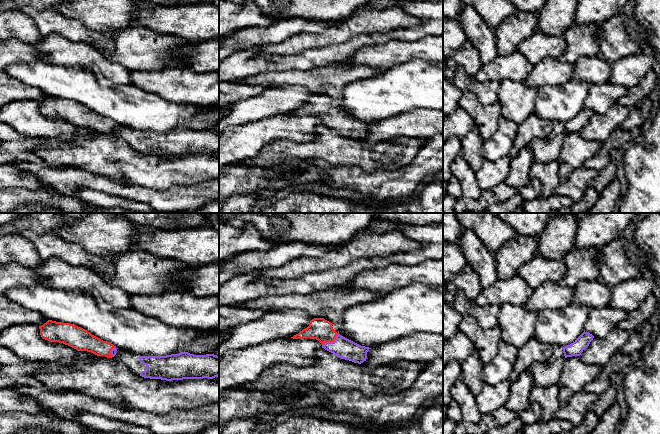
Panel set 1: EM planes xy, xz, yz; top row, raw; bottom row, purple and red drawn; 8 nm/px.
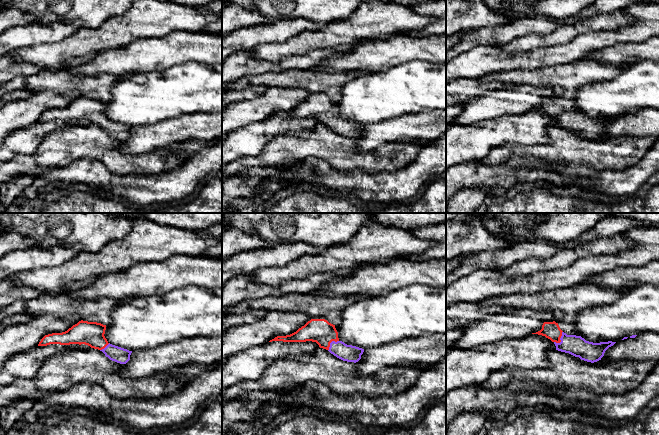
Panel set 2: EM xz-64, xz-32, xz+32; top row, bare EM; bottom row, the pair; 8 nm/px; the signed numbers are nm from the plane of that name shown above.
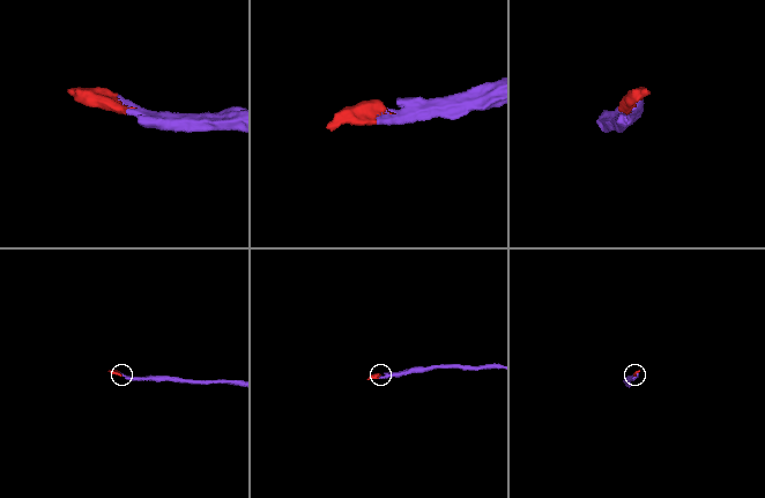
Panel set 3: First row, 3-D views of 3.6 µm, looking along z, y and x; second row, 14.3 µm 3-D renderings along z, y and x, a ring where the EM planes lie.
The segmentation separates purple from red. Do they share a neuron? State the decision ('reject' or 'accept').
accept

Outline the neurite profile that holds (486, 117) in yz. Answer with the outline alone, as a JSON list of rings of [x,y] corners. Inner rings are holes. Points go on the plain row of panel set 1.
[[[466,91],[459,100],[459,107],[472,117],[483,140],[492,138],[497,131],[498,121],[502,117],[501,104],[498,101],[484,105],[475,94]]]

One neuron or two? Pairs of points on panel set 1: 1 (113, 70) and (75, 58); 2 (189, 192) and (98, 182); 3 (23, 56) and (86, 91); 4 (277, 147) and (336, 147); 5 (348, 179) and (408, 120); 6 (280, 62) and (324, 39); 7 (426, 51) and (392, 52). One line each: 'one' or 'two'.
1: one
2: one
3: two
4: one
5: two
6: two
7: one

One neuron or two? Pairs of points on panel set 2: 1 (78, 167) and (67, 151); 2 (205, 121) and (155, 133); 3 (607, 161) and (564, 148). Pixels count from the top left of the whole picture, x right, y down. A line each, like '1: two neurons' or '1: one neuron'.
1: two neurons
2: one neuron
3: one neuron

